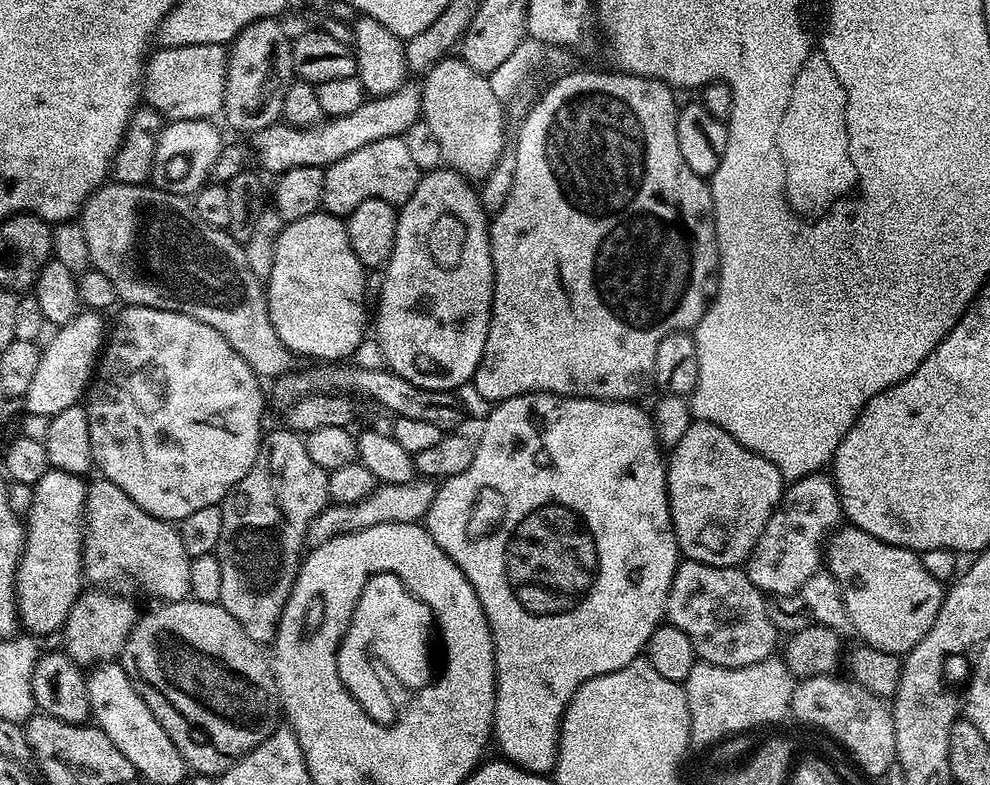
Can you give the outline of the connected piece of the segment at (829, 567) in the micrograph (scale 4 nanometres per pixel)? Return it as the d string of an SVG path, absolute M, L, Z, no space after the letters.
M841 526L827 537L826 570L842 590L851 631L856 631L864 639L861 641L874 650L897 654L911 652L926 630L934 626L934 618L938 618L938 610L944 601L945 585L926 570L917 553L911 552L909 548L882 542L861 528Z

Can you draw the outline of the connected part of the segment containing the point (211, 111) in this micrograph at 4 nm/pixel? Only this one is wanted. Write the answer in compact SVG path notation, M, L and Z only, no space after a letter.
M222 44L157 47L144 65L143 99L168 122L219 117L224 106L227 69L228 48Z

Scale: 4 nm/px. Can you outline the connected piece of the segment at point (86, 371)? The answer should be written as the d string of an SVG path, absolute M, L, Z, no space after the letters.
M81 310L70 322L59 325L54 342L42 349L38 370L30 382L30 390L22 397L22 404L28 407L27 411L34 415L54 417L62 414L70 406L81 403L89 391L90 381L94 376L94 369L97 367L101 357L102 349L106 343L106 328L104 332L103 315L95 310Z

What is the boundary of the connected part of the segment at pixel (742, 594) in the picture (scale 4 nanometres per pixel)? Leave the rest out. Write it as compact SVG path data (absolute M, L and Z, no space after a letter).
M681 559L674 570L668 595L667 623L673 624L694 646L705 664L741 668L773 655L778 633L766 614L766 597L739 567L719 568Z

